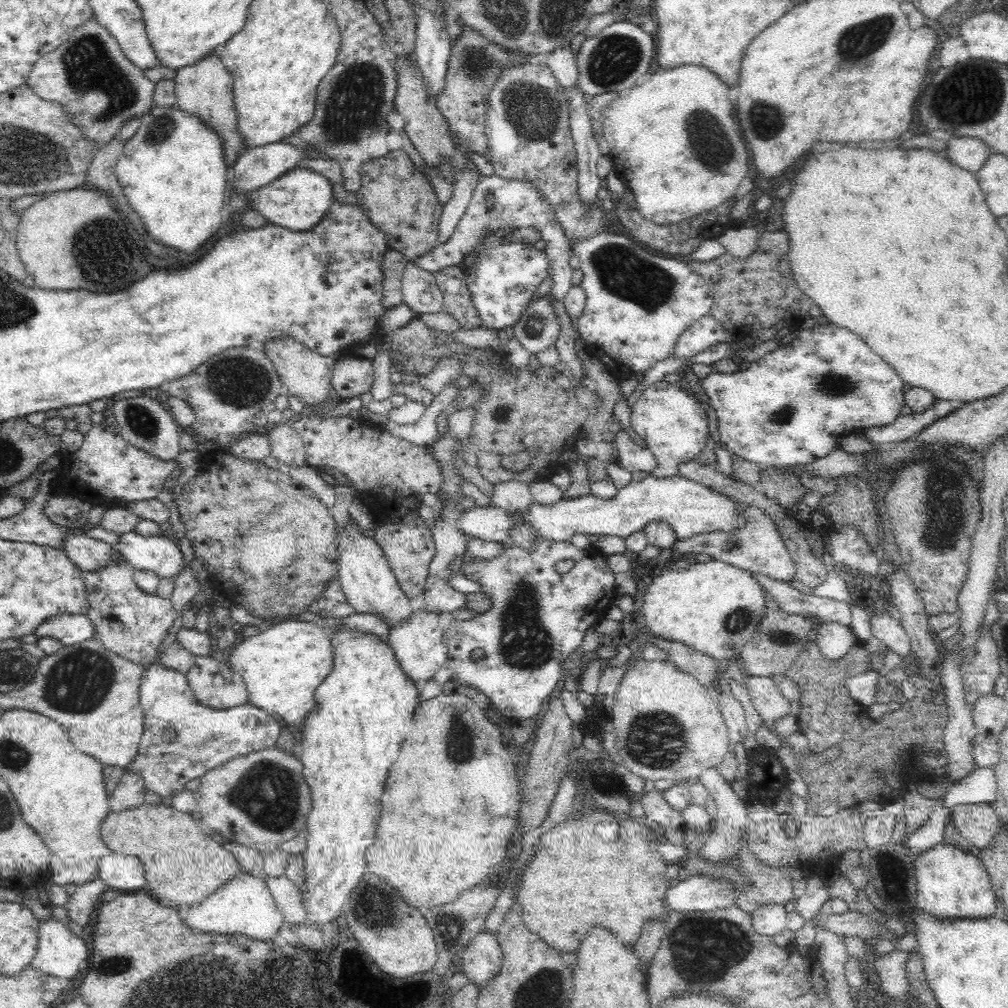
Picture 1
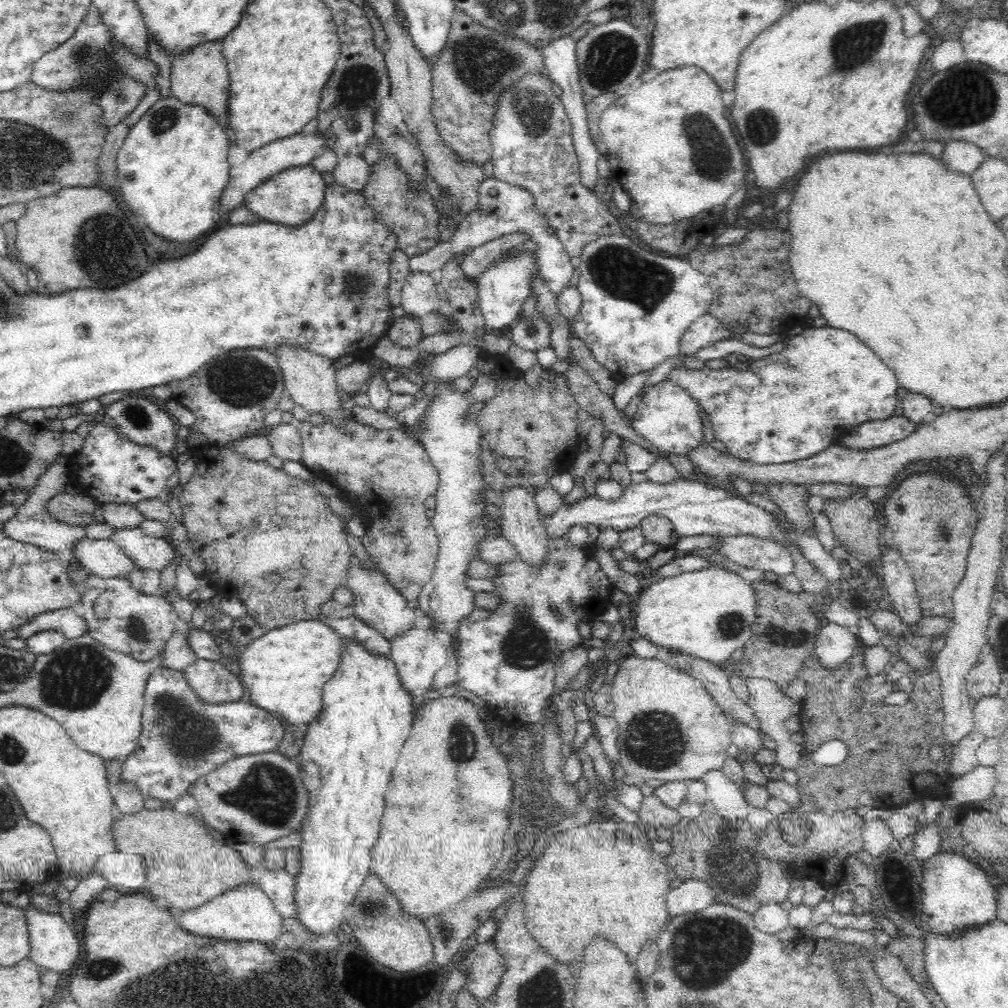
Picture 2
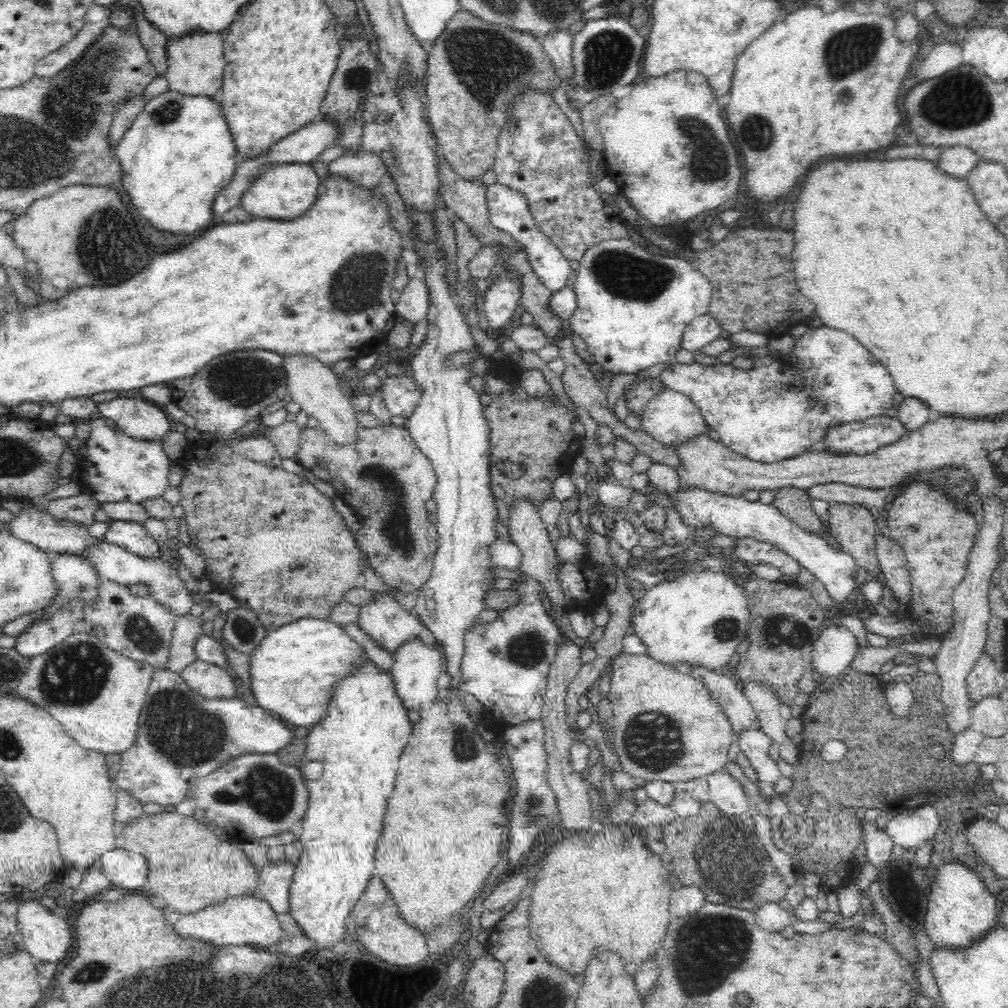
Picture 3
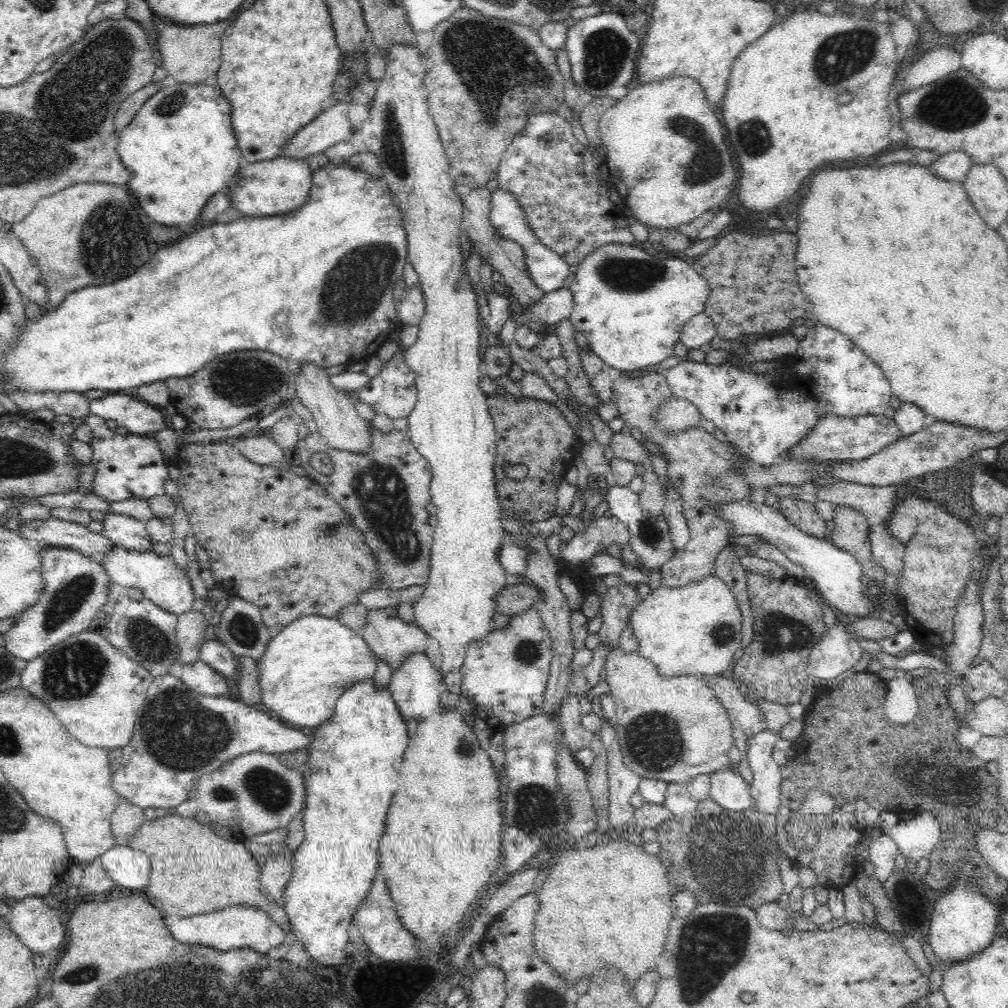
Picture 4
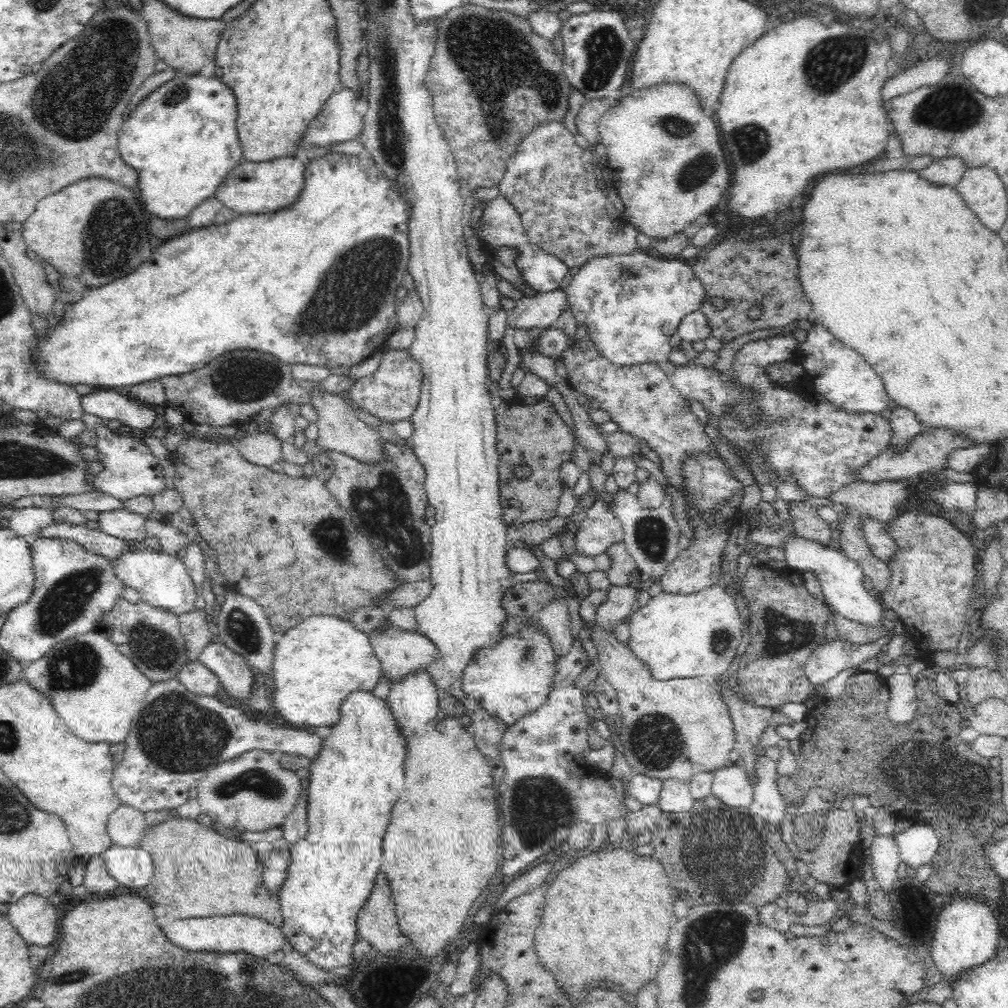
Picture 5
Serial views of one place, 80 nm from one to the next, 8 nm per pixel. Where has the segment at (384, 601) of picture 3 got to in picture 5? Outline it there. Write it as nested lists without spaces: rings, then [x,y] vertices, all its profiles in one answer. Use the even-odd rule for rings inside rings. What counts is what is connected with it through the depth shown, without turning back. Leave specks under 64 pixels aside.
[[[389,623],[385,629],[371,632],[368,635],[372,648],[376,652],[376,657],[381,664],[382,676],[388,679],[390,686],[418,671],[426,671],[427,673],[429,666],[437,660],[438,654],[435,644],[417,631],[402,631],[402,629],[390,626]]]

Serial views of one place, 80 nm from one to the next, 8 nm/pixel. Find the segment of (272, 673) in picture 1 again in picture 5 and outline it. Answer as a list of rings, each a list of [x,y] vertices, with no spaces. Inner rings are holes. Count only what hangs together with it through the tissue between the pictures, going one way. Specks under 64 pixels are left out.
[[[330,615],[308,617],[285,632],[274,647],[273,714],[293,728],[334,726],[341,715],[342,701],[351,693],[372,693],[382,677],[381,664],[371,639],[349,620]]]

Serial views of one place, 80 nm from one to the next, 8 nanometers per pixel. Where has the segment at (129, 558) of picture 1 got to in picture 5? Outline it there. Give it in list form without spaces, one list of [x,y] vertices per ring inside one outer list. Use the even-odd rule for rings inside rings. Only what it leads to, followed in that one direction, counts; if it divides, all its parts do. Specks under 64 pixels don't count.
[[[110,510],[110,512],[99,512],[98,529],[106,534],[123,538],[124,540],[135,540],[144,542],[146,536],[146,518],[141,515],[123,510]]]

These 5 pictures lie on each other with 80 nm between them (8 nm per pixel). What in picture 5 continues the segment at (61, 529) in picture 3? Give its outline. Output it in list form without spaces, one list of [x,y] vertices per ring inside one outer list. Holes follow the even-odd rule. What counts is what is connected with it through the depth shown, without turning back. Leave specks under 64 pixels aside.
[[[53,523],[48,528],[42,529],[39,536],[44,538],[71,538],[80,543],[86,550],[92,554],[101,554],[114,561],[125,552],[140,550],[145,547],[144,542],[135,542],[135,540],[124,540],[106,534],[100,529],[88,529],[85,525],[71,526],[70,524]]]

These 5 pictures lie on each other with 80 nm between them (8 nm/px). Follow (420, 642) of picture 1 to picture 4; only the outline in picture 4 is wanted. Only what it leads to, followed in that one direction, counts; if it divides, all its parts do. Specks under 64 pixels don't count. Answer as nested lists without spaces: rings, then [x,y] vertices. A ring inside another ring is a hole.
[[[416,654],[416,656],[408,656],[408,660],[397,668],[391,676],[389,684],[390,697],[394,699],[404,723],[415,720],[420,722],[426,717],[432,716],[440,704],[440,672],[432,667],[432,662],[425,654]]]

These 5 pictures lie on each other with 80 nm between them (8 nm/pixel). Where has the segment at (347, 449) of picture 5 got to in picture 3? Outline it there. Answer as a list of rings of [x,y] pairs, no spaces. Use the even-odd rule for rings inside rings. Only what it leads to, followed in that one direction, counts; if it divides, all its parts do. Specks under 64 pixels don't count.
[[[308,355],[287,356],[283,357],[283,361],[292,401],[296,402],[304,413],[318,421],[318,426],[331,442],[339,446],[356,444],[357,430],[360,428],[358,416],[352,406],[352,395],[339,388],[338,376],[330,371],[330,367]]]

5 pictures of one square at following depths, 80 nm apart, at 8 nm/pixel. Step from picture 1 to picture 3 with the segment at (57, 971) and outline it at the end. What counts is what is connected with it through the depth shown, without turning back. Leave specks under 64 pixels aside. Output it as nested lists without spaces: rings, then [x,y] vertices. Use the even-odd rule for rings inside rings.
[[[40,900],[22,901],[18,903],[16,908],[18,940],[33,956],[34,961],[46,960],[46,962],[60,963],[62,958],[66,958],[68,950],[71,950],[73,937],[70,934],[64,914],[60,914],[58,911],[50,911],[40,903]]]

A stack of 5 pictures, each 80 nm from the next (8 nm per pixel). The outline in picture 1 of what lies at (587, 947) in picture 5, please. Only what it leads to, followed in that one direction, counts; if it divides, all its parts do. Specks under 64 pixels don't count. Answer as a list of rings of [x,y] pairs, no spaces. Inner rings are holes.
[[[586,808],[581,820],[574,822],[569,817],[540,838],[540,850],[534,860],[528,864],[524,874],[520,869],[516,873],[515,900],[522,905],[524,925],[528,931],[561,956],[576,952],[580,942],[586,938],[586,930],[594,924],[614,932],[624,946],[635,946],[644,924],[664,923],[666,920],[667,866],[668,862],[656,848],[648,823],[630,821],[606,810]]]

